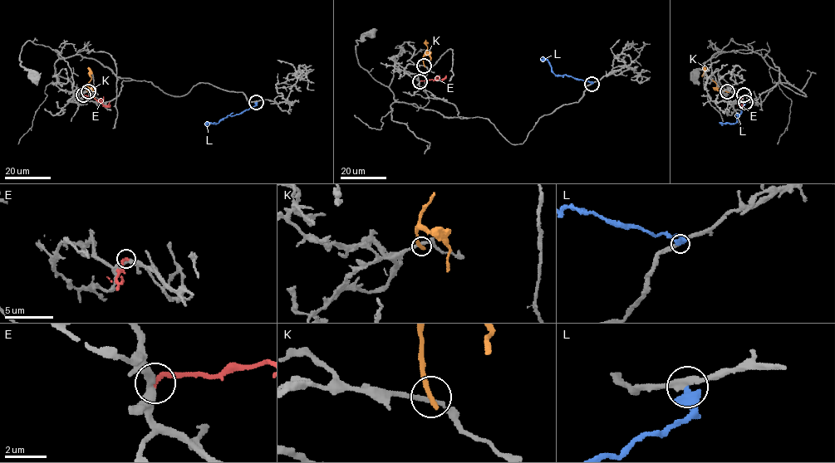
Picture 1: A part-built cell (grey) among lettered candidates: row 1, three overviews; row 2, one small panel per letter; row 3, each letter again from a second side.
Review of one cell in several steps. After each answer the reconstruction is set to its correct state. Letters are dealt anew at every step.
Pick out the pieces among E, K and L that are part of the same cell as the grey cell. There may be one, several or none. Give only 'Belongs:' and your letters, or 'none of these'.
Belongs: none of these

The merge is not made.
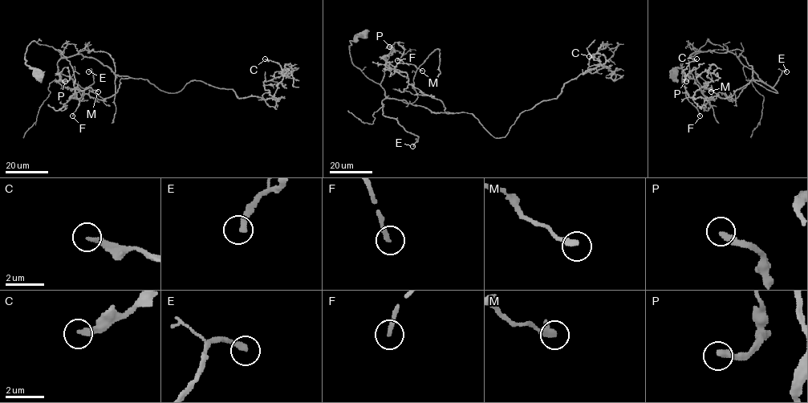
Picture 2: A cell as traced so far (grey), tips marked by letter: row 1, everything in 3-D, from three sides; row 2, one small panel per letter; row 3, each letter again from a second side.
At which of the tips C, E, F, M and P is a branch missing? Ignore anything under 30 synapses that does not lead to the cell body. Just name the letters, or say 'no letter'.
E, F

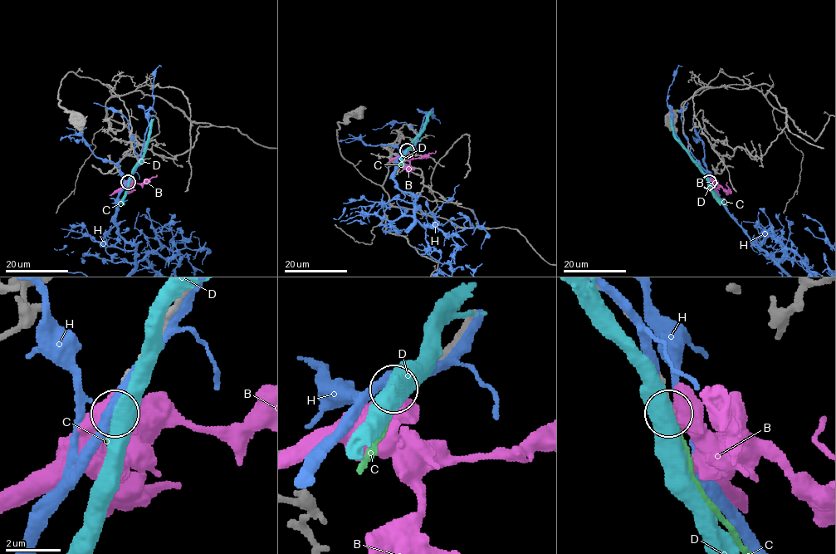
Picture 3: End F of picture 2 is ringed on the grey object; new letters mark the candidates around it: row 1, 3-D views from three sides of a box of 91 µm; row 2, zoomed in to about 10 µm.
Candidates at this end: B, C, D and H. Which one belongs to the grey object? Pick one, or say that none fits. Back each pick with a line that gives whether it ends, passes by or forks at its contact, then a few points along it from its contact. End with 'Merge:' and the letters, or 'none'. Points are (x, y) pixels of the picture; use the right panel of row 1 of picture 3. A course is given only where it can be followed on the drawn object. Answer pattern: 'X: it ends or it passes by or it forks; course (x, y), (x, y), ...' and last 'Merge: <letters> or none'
C: it ends
Merge: C

